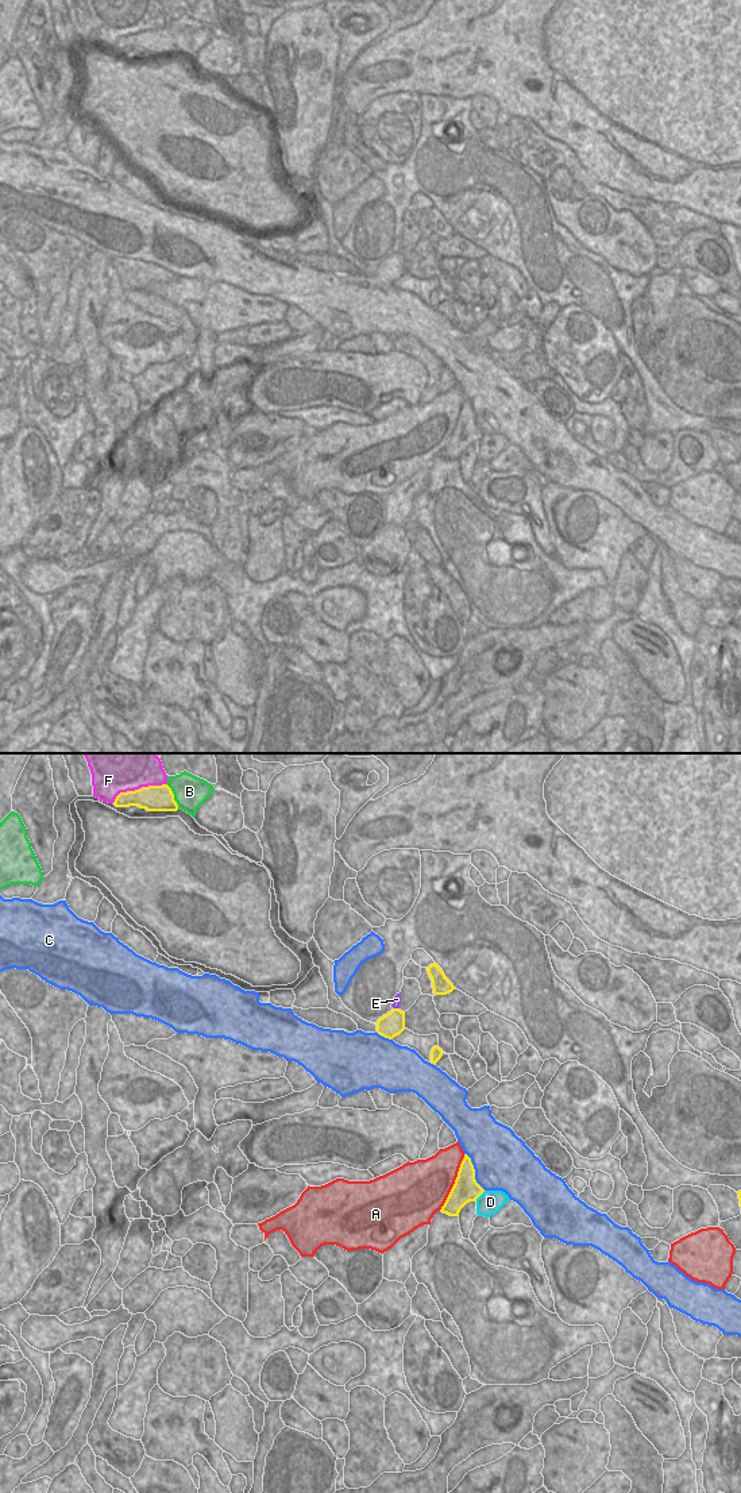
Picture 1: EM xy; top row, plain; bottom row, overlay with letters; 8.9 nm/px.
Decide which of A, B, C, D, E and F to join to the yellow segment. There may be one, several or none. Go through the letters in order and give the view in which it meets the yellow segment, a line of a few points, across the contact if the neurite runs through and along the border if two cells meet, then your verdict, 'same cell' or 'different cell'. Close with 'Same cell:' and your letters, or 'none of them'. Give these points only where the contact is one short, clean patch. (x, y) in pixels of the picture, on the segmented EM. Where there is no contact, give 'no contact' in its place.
A: meets yellow in xy; different cell
B: meets yellow in xy; different cell
C: meets yellow in xy; different cell
D: meets yellow in xy; line xy (485, 1191), (475, 1200); different cell
E: meets yellow in xy; different cell
F: meets yellow in xy; different cell
Same cell: none of them

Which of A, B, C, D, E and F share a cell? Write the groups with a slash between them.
A / B / C / D / E / F

